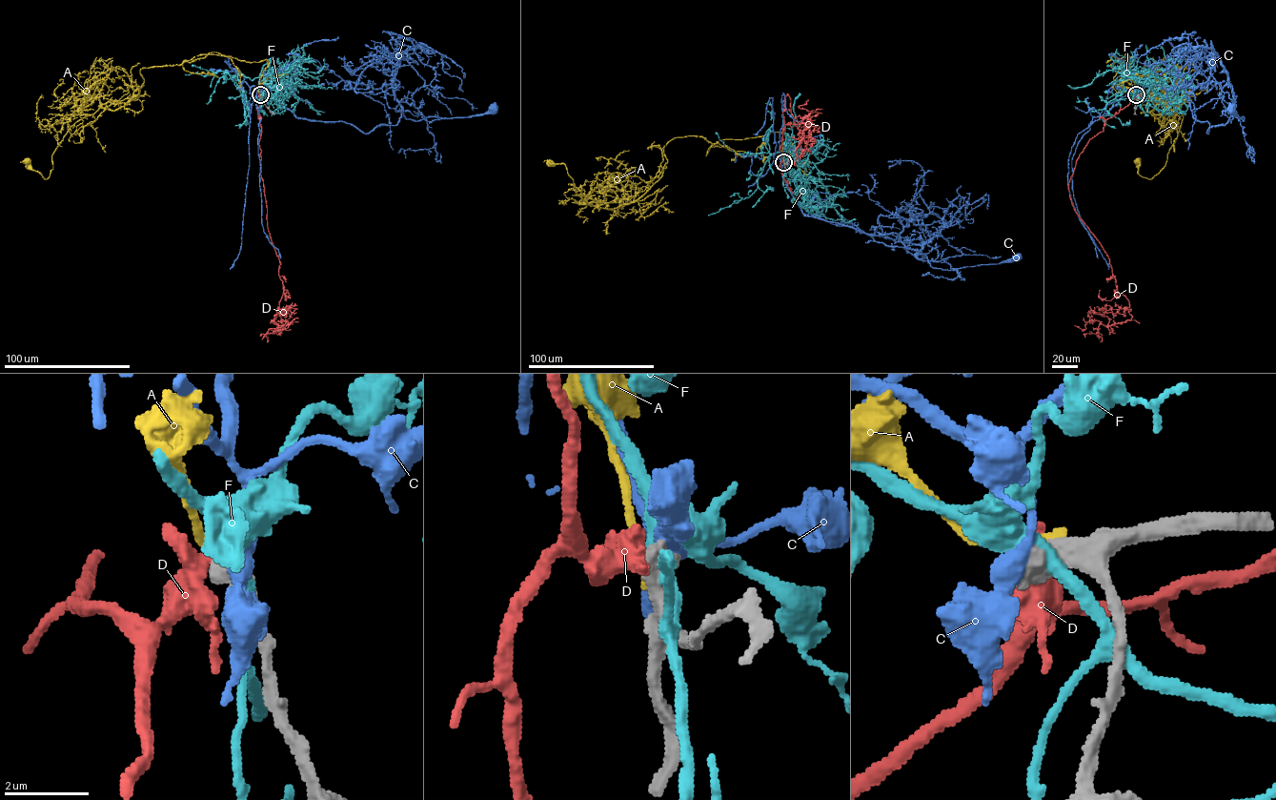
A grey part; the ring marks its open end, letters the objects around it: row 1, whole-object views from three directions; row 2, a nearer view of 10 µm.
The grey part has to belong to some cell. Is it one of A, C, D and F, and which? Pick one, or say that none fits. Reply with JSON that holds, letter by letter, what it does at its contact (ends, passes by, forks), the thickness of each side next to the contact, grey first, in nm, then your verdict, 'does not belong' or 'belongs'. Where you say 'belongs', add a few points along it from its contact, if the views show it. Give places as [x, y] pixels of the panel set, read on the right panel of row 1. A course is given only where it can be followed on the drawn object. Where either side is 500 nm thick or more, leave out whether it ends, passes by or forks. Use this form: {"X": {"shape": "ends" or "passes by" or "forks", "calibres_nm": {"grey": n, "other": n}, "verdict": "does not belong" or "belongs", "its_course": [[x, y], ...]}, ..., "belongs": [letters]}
{"A": {"shape": "ends", "calibres_nm": {"grey": 480, "other": 200}, "verdict": "does not belong"}, "C": {"calibres_nm": {"grey": 600, "other": 400}, "verdict": "does not belong"}, "D": {"calibres_nm": {"grey": 650, "other": 480}, "verdict": "does not belong"}, "F": {"calibres_nm": {"grey": 700, "other": 440}, "verdict": "does not belong"}, "belongs": []}

